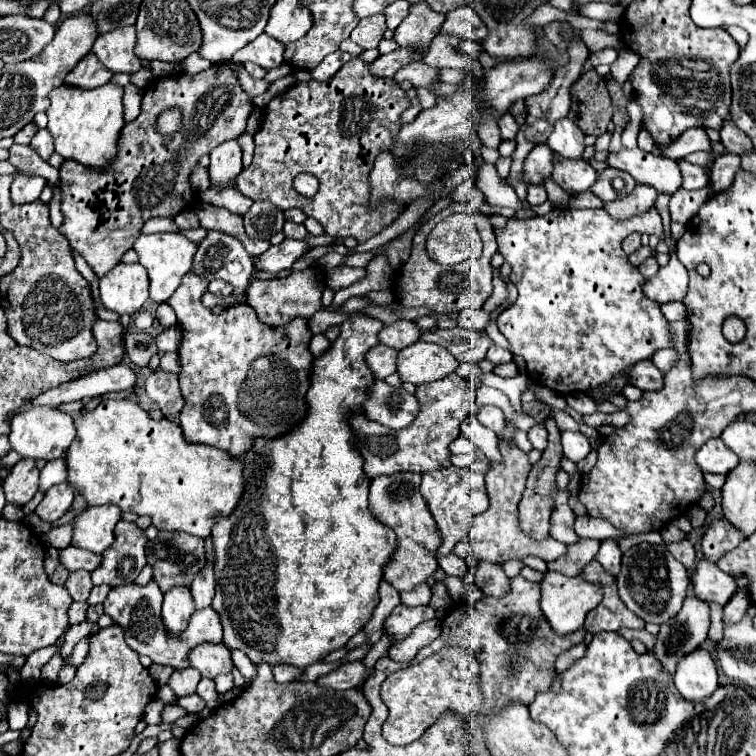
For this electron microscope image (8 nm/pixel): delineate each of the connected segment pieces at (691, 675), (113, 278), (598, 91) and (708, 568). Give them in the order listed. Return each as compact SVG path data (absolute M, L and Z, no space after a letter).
M703 648L693 650L693 654L685 654L685 658L677 662L675 686L691 702L701 702L711 696L719 686L717 666L711 654Z
M117 264L101 282L101 302L117 314L135 314L149 298L147 270L141 264Z
M589 70L573 86L569 120L573 120L585 134L601 136L607 130L611 116L613 108L605 78L595 70Z
M705 558L697 562L697 570L693 574L693 586L697 598L701 598L703 602L717 602L721 606L725 606L737 590L733 576L725 574L717 564Z

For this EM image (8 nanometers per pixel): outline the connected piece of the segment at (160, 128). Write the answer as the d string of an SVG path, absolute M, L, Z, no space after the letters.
M173 108L173 110L167 110L167 112L159 114L159 118L157 118L157 132L159 134L171 136L177 130L181 130L181 110Z

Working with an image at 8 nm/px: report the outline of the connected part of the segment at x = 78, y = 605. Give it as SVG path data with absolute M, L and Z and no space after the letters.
M73 602L68 611L69 624L78 625L85 621L87 609L87 602Z

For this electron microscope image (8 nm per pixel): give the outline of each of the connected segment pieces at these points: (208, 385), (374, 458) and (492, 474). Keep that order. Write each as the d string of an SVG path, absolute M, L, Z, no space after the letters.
M189 272L185 274L177 292L167 300L167 304L177 314L177 322L181 328L185 328L179 348L179 386L185 398L185 406L181 410L181 428L183 436L189 438L189 442L209 444L241 458L245 450L253 446L255 438L281 438L307 416L305 394L309 390L313 370L313 354L309 352L313 334L309 330L307 318L295 318L293 322L279 328L265 326L259 322L255 310L247 304L231 306L223 314L215 316L201 304L201 296L208 291L208 284L203 278L197 278L197 274Z
M449 374L447 378L419 384L415 396L419 398L421 412L411 426L403 430L389 430L377 422L371 422L363 414L351 414L349 426L353 430L353 446L363 456L363 470L369 478L395 472L429 472L443 470L451 466L449 462L449 442L461 434L461 422L473 410L475 404L475 386L471 380L461 378L459 374Z
M501 444L501 454L503 454L503 462L491 462L491 468L485 476L487 482L487 492L489 492L489 508L473 518L473 526L469 532L469 542L471 542L471 552L473 556L481 562L493 562L493 564L503 564L511 558L525 558L525 556L539 556L545 562L549 560L557 560L559 556L563 556L567 552L567 546L563 546L561 542L550 538L548 544L541 542L533 542L531 538L527 538L521 528L519 528L519 514L517 514L517 504L521 500L521 494L525 490L525 480L527 474L531 470L529 458L525 452L521 452L515 446L507 446Z

